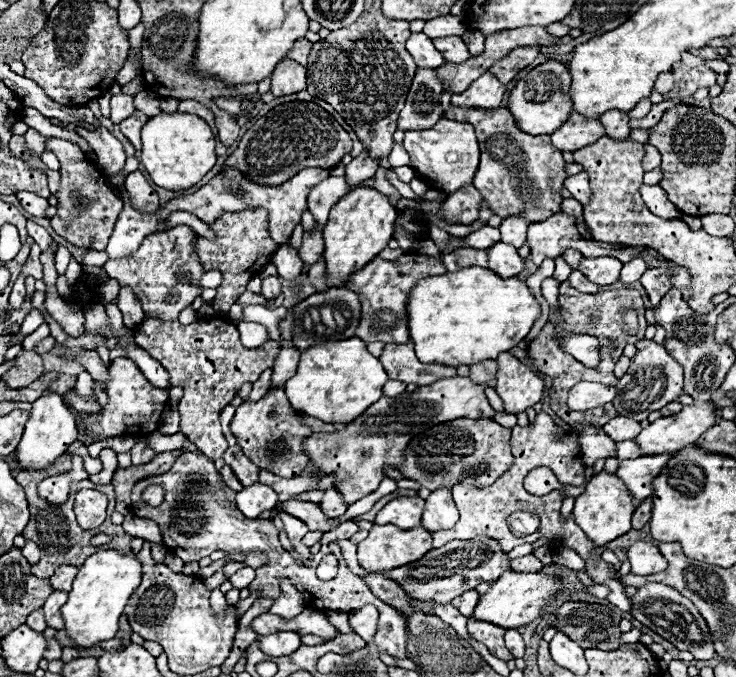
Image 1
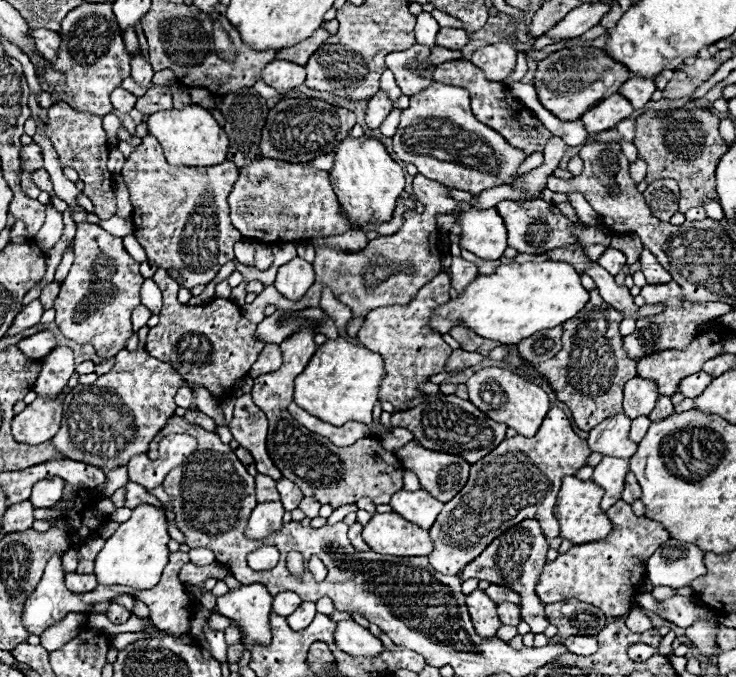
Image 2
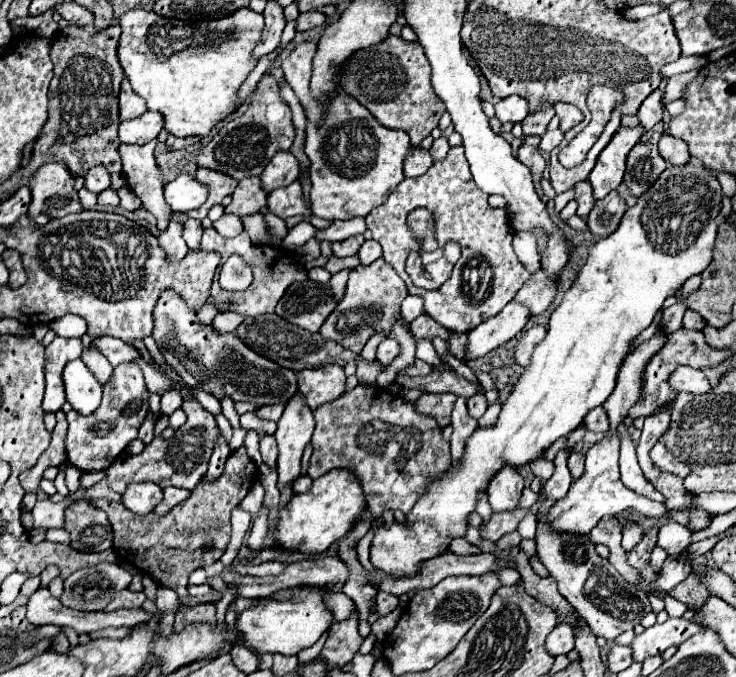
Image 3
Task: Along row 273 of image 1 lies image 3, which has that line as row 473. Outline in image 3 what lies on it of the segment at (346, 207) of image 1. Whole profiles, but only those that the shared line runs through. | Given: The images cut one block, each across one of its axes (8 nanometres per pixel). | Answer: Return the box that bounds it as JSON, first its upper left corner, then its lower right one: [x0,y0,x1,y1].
[276,468,366,552]

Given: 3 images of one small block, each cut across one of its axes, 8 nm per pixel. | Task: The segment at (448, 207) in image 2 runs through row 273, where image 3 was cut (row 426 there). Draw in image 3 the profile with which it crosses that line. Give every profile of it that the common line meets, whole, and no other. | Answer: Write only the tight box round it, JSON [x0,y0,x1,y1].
[308,386,450,510]

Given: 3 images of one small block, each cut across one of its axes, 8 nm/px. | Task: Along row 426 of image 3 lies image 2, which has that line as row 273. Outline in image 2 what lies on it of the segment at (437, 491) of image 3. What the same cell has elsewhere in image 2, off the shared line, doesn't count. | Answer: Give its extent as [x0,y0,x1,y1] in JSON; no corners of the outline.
[430,262,588,344]

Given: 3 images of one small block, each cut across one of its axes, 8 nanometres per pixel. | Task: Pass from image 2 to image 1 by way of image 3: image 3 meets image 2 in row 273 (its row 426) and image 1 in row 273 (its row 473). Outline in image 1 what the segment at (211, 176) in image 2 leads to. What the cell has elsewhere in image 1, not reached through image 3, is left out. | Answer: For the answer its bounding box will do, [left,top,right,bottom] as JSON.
[104,226,206,320]

